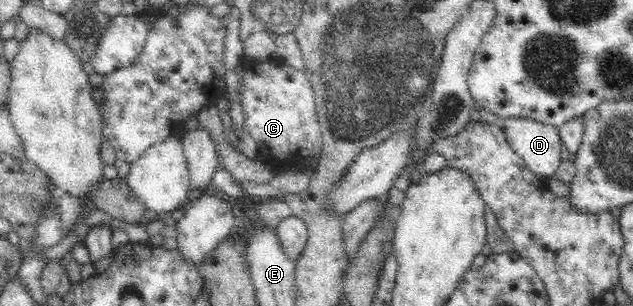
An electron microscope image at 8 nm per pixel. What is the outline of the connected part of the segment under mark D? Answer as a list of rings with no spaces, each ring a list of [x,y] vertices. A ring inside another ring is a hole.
[[[508,117],[500,124],[511,149],[526,166],[538,176],[552,177],[562,162],[558,128],[529,117]]]

